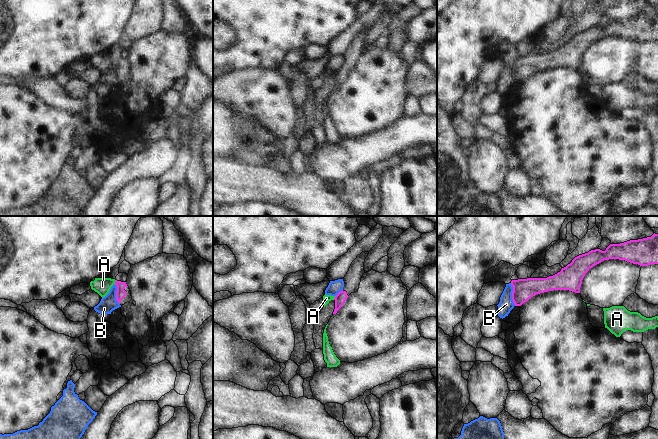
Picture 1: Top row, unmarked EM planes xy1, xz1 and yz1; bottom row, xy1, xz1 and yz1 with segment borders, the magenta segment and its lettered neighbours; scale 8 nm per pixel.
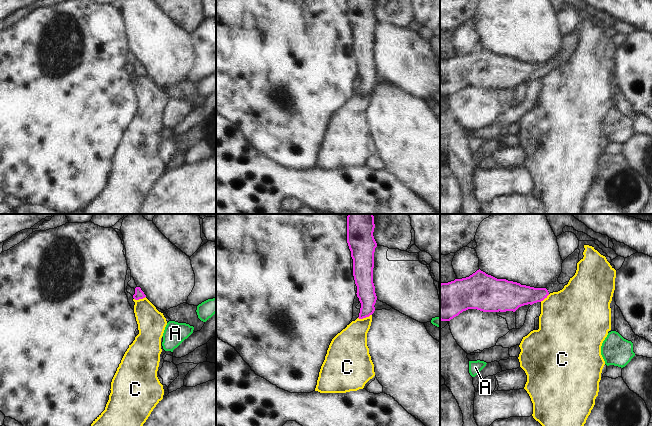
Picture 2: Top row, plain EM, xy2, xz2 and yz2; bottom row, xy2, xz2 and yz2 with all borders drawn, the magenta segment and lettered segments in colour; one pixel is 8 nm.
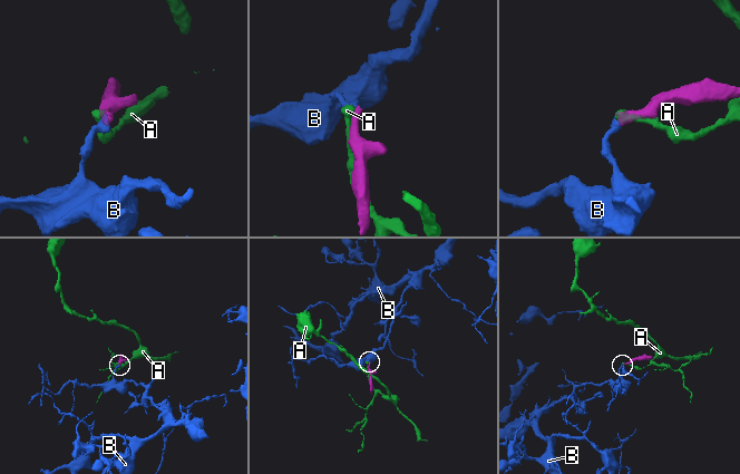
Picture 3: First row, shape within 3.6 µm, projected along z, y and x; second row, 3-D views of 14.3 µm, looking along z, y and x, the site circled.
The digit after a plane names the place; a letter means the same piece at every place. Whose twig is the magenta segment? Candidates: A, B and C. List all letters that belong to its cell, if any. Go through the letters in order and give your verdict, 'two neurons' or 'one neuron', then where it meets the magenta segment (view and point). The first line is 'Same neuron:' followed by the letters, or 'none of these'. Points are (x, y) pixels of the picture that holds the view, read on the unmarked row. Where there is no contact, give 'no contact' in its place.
Same neuron: none of these
A: two neurons | xy1 (115, 58)
B: two neurons | yz1 (512, 70)
C: two neurons | xz2 (364, 93)

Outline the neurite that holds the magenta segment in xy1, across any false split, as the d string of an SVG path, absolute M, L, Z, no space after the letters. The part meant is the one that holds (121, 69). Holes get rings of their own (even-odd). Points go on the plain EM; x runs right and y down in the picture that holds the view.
M115 57L117 62L116 76L122 82L132 76L131 67L127 62L126 58Z

